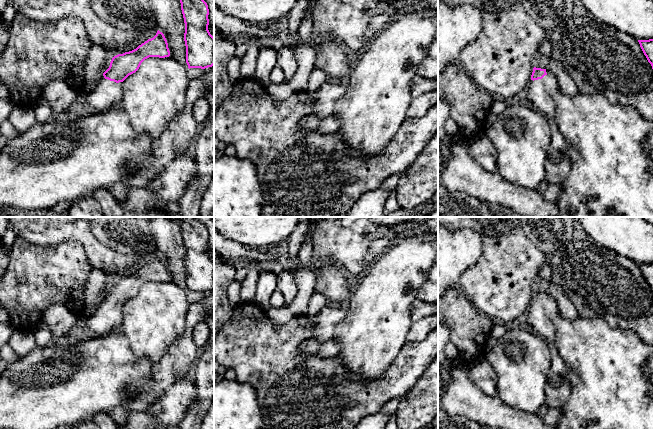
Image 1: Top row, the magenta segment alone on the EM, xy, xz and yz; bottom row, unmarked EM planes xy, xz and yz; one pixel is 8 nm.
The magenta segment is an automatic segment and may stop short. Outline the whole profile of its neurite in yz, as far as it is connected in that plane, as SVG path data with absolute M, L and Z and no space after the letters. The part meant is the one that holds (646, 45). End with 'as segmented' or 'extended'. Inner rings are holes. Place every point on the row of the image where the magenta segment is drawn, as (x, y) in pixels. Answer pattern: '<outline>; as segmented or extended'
M653 39L638 40L640 47L653 69Z; as segmented

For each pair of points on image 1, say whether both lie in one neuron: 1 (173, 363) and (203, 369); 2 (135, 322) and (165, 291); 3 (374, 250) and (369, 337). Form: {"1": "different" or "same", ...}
{"1": "different", "2": "same", "3": "different"}

